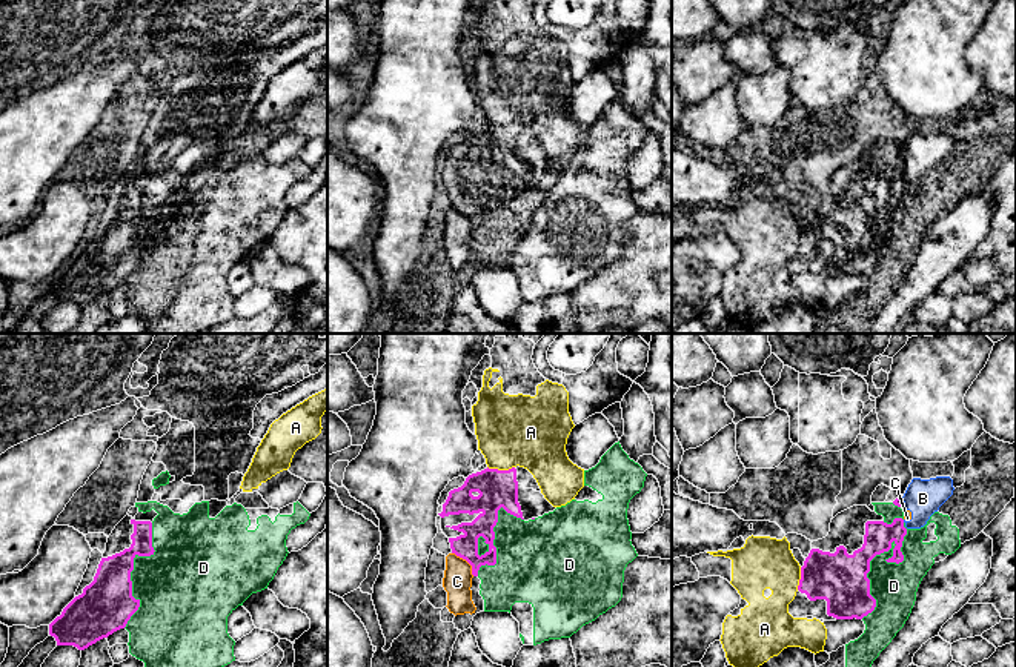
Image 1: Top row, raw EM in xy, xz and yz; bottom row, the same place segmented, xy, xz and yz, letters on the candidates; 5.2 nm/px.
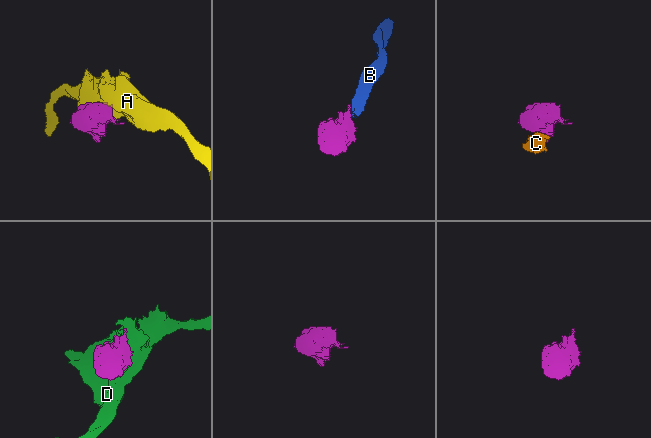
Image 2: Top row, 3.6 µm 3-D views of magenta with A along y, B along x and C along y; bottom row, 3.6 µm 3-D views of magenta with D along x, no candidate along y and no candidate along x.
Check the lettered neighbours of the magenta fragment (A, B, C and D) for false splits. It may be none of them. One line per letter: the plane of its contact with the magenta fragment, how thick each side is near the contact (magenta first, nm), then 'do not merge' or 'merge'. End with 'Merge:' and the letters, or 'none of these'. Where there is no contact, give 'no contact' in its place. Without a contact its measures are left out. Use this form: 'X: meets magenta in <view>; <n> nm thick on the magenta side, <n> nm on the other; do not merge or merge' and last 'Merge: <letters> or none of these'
A: meets magenta in xz; 200 nm thick on the magenta side, 380 nm on the other; do not merge
B: meets magenta in yz; 50 nm thick on the magenta side, 190 nm on the other; do not merge
C: meets magenta in xz; 130 nm thick on the magenta side, 150 nm on the other; do not merge
D: meets magenta in yz; 260 nm thick on the magenta side, 240 nm on the other; do not merge
Merge: none of these

